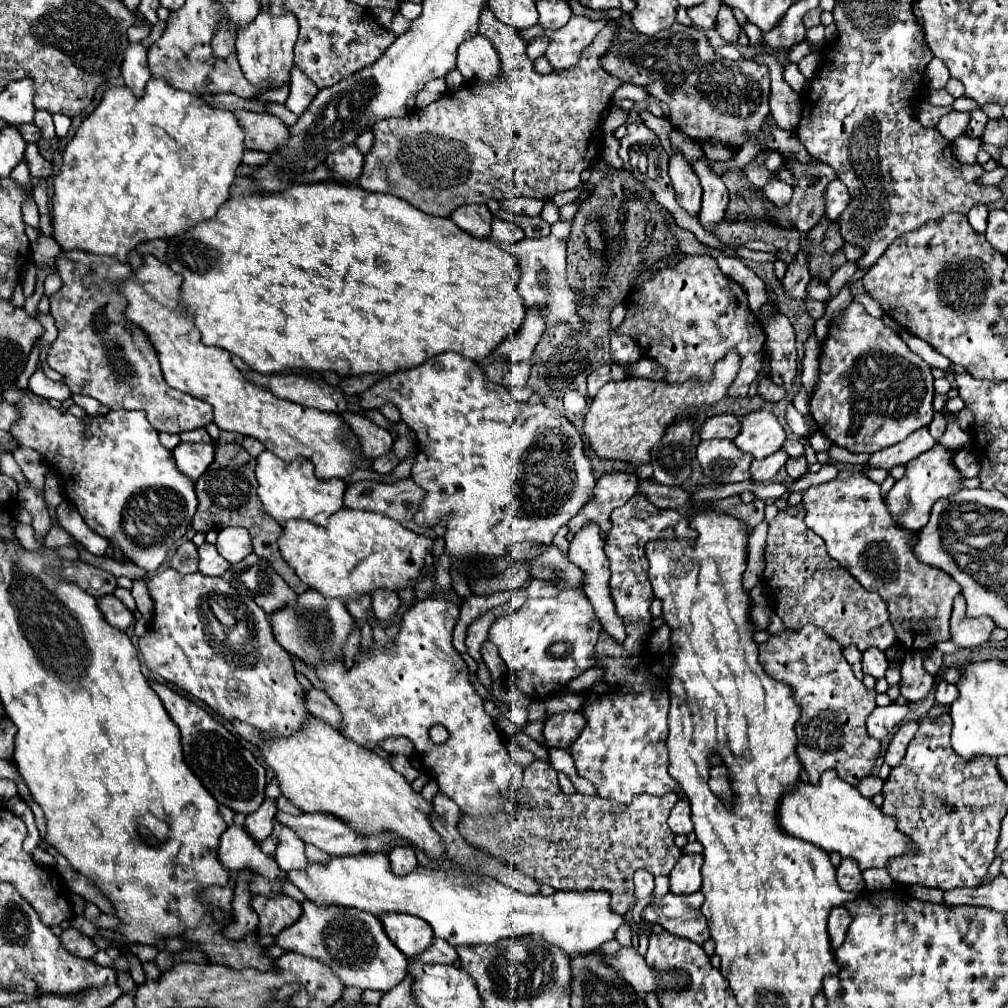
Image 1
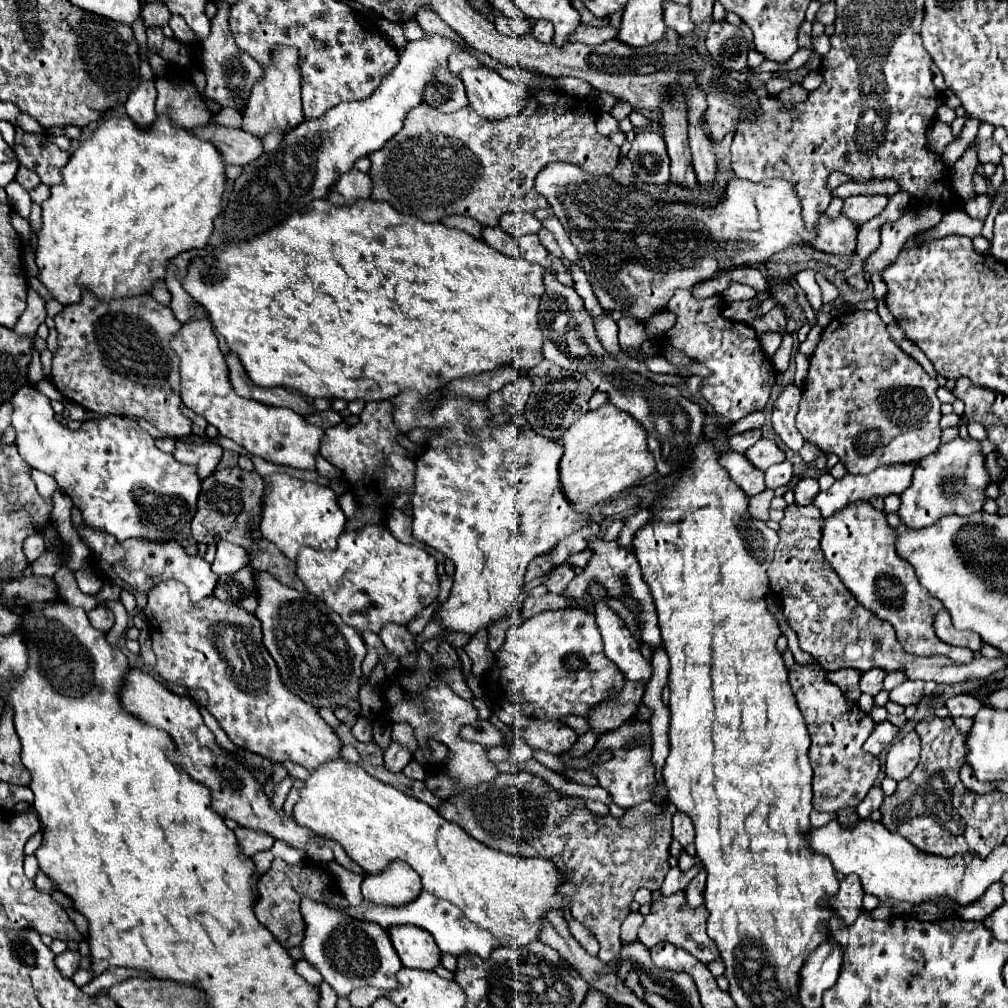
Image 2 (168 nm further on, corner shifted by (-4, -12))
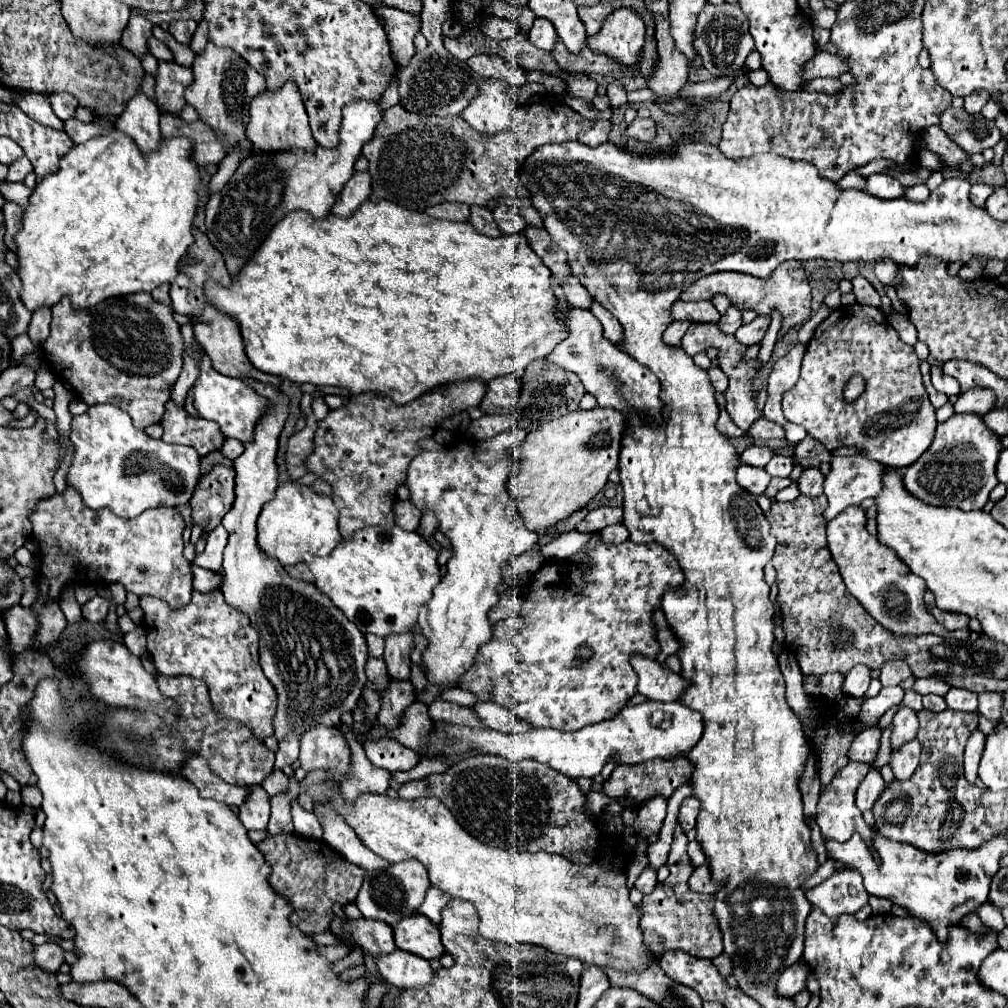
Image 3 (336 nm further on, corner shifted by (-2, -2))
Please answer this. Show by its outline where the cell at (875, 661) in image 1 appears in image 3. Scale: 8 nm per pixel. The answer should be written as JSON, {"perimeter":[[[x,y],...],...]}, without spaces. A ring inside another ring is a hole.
{"perimeter":[[[855,665],[855,669],[851,669],[845,679],[843,679],[843,685],[841,685],[841,691],[843,695],[847,697],[857,697],[857,699],[863,699],[865,697],[865,691],[869,687],[869,669],[865,665]]]}

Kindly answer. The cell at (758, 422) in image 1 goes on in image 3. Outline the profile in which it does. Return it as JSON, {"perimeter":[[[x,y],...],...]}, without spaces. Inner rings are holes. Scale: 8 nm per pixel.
{"perimeter":[[[751,445],[743,451],[741,455],[741,461],[745,465],[751,465],[751,467],[765,467],[769,463],[769,459],[773,457],[773,451],[769,447],[759,447],[759,445]]]}

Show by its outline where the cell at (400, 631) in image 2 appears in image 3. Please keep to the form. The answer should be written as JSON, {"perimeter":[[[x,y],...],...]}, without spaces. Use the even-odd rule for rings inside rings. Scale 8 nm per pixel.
{"perimeter":[[[413,633],[391,635],[385,639],[383,661],[393,679],[409,679],[409,671],[411,671],[409,649],[411,649],[411,645],[413,645]]]}

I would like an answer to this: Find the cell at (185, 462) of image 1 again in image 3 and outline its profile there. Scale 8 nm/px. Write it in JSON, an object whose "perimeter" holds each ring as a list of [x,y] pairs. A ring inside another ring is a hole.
{"perimeter":[[[167,401],[165,413],[163,413],[163,441],[165,443],[181,443],[195,447],[201,457],[207,453],[221,449],[223,445],[223,433],[219,425],[213,421],[205,421],[201,417],[191,417],[185,407],[175,405],[175,401]]]}

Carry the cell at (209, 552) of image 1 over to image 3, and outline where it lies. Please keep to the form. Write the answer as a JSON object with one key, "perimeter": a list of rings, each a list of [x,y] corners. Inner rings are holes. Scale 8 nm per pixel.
{"perimeter":[[[67,485],[63,493],[55,493],[39,501],[39,505],[35,505],[35,511],[31,513],[29,519],[33,523],[33,535],[39,541],[39,551],[41,551],[39,589],[43,589],[45,583],[48,587],[48,580],[43,577],[43,573],[49,576],[57,576],[61,573],[62,577],[62,573],[71,573],[71,567],[73,567],[75,571],[83,571],[87,577],[89,575],[93,579],[101,577],[105,583],[121,583],[127,591],[139,597],[143,595],[159,597],[167,601],[173,609],[179,609],[191,601],[193,573],[191,573],[191,563],[183,557],[183,545],[181,545],[185,521],[175,507],[157,507],[157,509],[151,507],[135,519],[121,519],[121,517],[115,517],[109,509],[103,509],[103,511],[87,509],[77,489]]]}

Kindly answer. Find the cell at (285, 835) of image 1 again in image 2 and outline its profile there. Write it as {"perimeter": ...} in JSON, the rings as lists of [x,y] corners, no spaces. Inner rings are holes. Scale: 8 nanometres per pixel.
{"perimeter":[[[303,895],[301,915],[305,919],[305,939],[299,945],[305,961],[309,961],[339,997],[349,997],[353,989],[375,987],[379,991],[395,991],[399,987],[397,973],[403,967],[393,951],[389,933],[371,921],[359,921],[343,911],[331,909],[327,903],[313,901]]]}

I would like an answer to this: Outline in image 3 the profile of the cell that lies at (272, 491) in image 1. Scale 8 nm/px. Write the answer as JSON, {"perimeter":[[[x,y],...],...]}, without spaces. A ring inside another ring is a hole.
{"perimeter":[[[287,481],[277,487],[275,497],[259,513],[257,545],[263,553],[275,557],[283,567],[305,563],[305,553],[313,557],[323,557],[329,555],[343,541],[337,529],[337,519],[339,511],[335,509],[331,497],[317,495],[309,487]]]}

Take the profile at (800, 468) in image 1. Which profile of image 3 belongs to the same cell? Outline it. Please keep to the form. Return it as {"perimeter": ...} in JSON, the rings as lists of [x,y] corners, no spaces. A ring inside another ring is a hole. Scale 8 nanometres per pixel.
{"perimeter":[[[805,467],[797,485],[803,495],[817,497],[823,493],[823,481],[825,481],[825,475],[817,467]]]}

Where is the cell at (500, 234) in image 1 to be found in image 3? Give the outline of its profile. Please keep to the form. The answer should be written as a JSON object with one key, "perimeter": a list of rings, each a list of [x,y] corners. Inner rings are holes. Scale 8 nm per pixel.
{"perimeter":[[[471,207],[471,215],[469,215],[469,223],[483,235],[487,237],[501,237],[503,233],[499,233],[499,227],[493,221],[493,215],[489,209],[485,207]]]}

